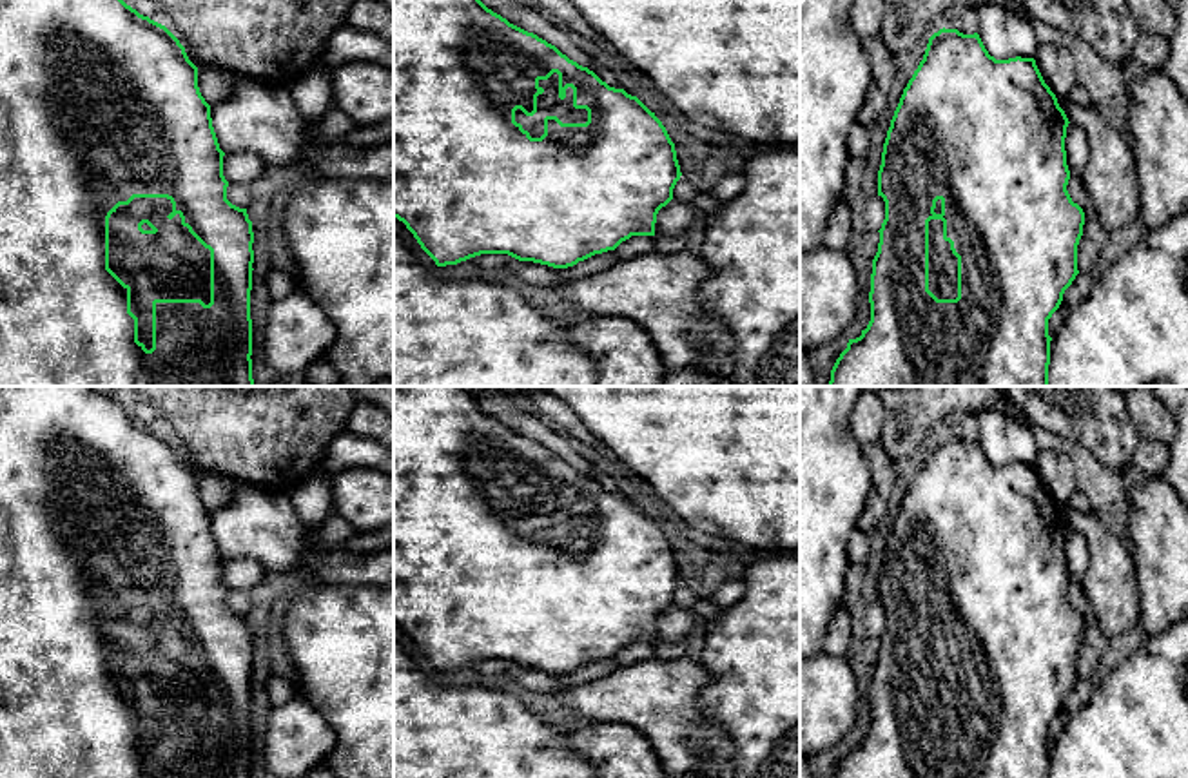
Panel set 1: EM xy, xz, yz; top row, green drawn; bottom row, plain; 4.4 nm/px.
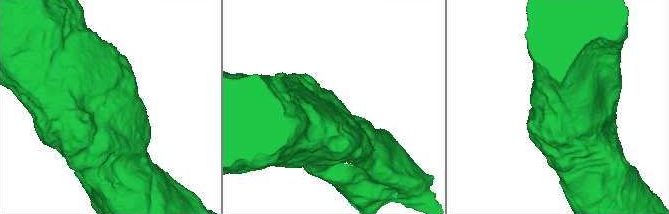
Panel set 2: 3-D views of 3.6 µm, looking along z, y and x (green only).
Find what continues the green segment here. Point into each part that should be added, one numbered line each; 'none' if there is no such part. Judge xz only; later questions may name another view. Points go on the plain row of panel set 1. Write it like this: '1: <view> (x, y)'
1: xz (548, 510)

